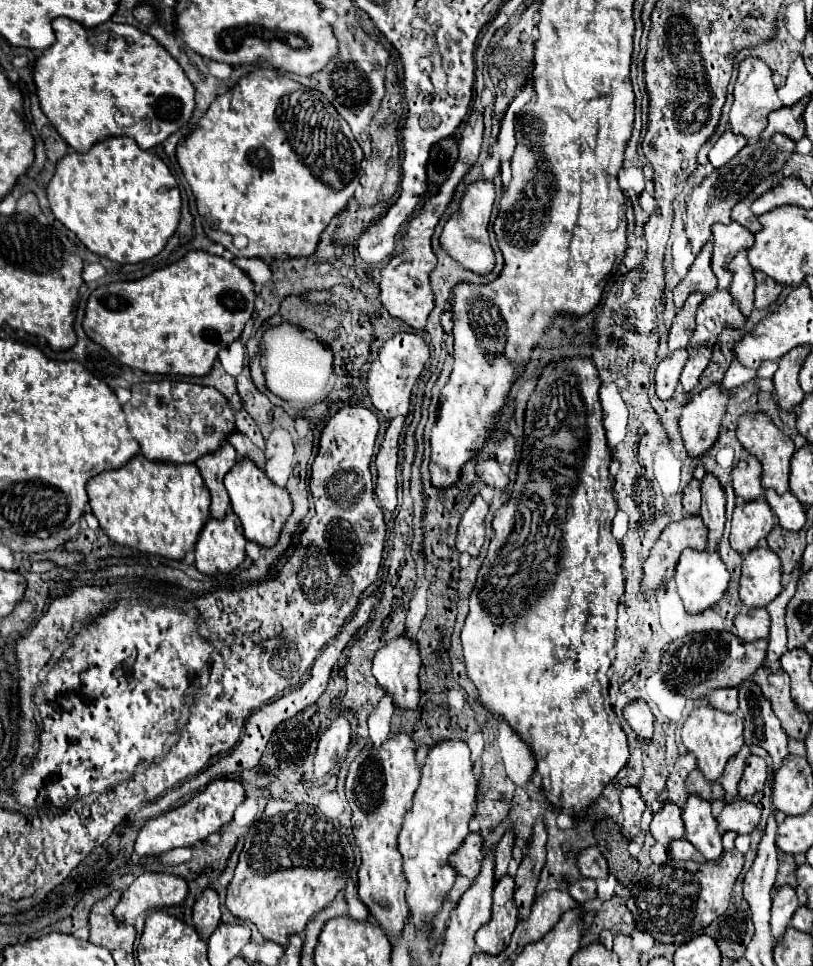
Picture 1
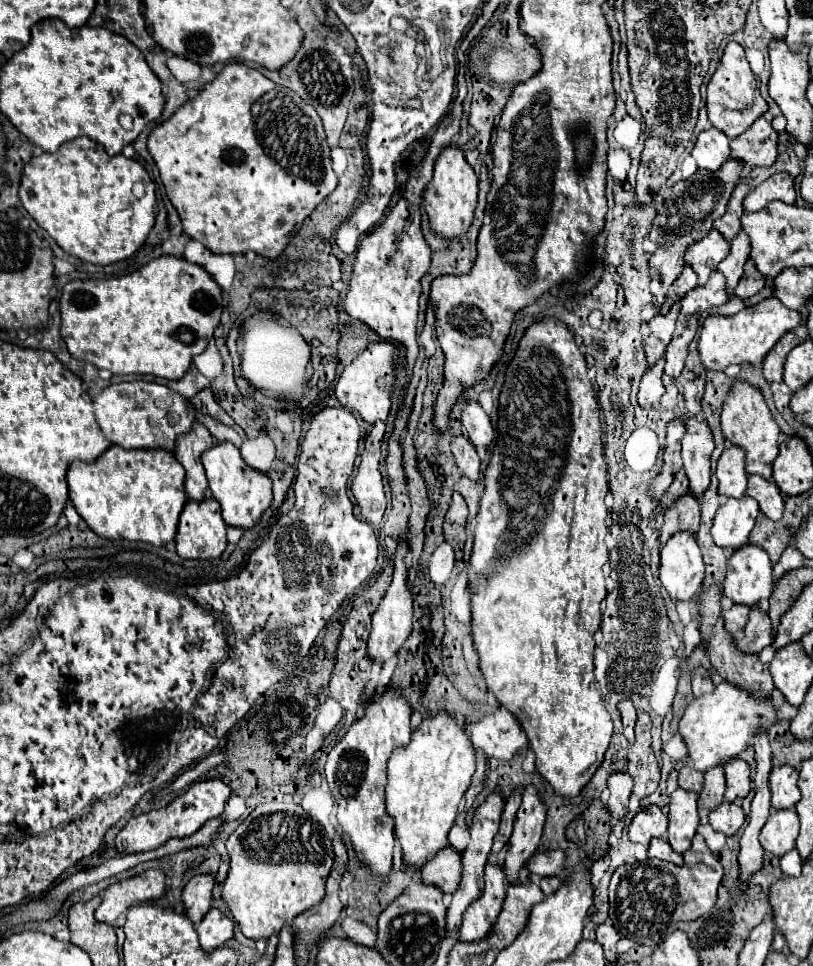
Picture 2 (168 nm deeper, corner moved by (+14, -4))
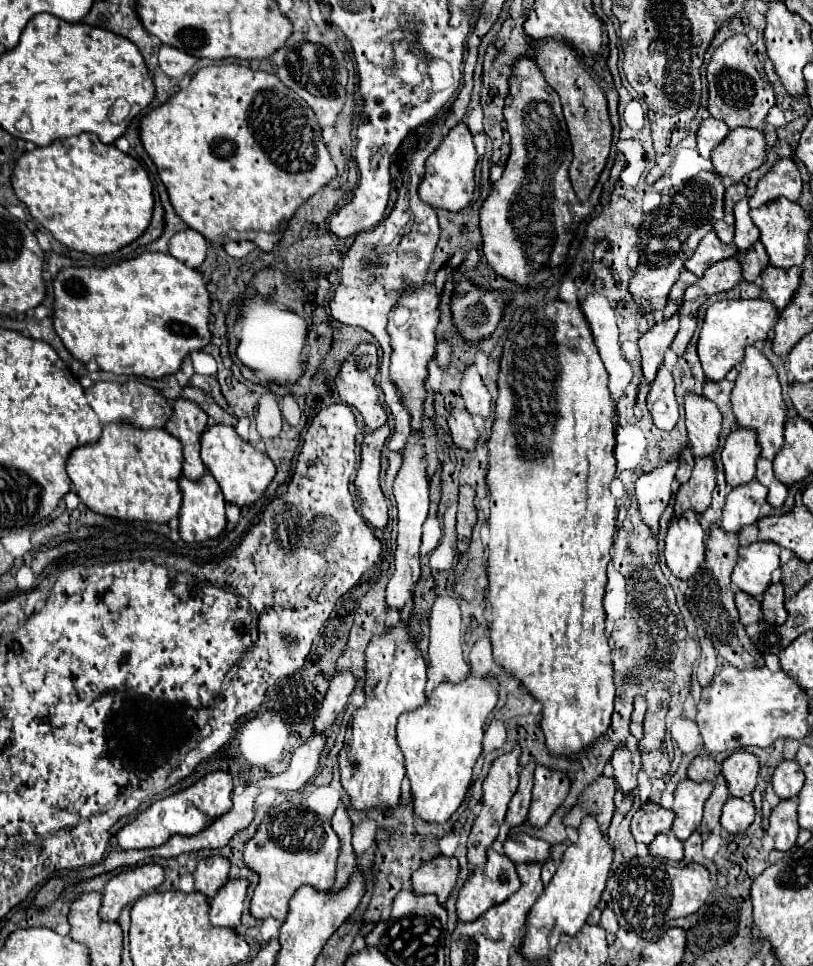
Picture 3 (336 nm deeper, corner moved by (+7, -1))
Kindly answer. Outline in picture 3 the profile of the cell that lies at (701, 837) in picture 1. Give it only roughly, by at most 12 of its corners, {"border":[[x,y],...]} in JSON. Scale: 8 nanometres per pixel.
{"border":[[682,780],[672,832],[686,840],[702,822],[714,784]]}

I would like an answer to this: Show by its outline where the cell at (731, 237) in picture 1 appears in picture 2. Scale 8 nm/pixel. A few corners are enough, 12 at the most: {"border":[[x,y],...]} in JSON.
{"border":[[717,229],[687,247],[685,261],[705,285],[729,241]]}

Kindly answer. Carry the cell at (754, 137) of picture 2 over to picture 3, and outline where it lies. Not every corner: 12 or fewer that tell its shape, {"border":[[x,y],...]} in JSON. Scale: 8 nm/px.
{"border":[[736,128],[712,150],[712,172],[740,182],[766,160],[764,132]]}

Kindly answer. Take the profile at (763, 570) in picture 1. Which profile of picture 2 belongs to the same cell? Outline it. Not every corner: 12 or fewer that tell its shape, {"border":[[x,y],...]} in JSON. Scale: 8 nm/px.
{"border":[[743,545],[727,561],[723,593],[755,605],[773,593],[771,561]]}

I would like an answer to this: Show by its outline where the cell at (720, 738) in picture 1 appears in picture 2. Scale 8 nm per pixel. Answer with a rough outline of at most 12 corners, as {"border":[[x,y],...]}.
{"border":[[721,683],[679,721],[697,771],[739,755],[777,721],[769,701]]}

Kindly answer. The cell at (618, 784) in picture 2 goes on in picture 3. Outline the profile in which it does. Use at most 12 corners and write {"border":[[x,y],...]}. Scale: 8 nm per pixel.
{"border":[[618,746],[610,758],[624,794],[636,788],[640,752]]}

